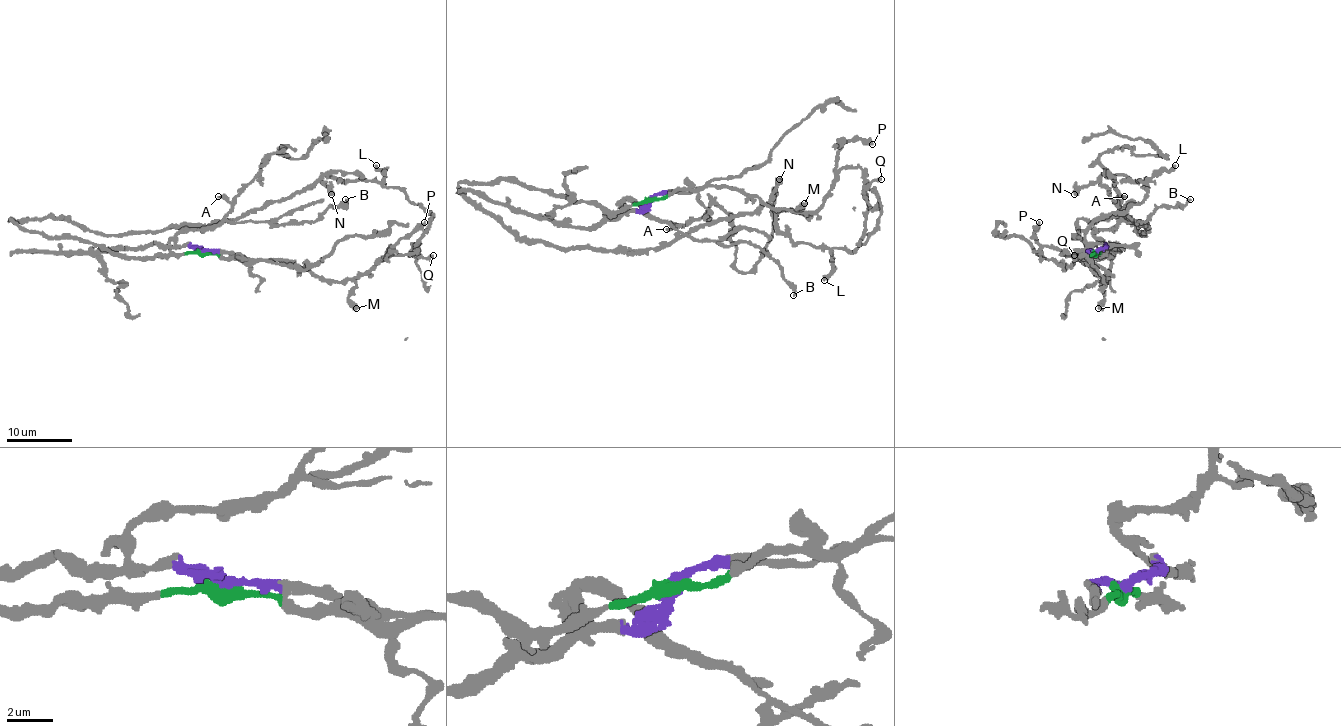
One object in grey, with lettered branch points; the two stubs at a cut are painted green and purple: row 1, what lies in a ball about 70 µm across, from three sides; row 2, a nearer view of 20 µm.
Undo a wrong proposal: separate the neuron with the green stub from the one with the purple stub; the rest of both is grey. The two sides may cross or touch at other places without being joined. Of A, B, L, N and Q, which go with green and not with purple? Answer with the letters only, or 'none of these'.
L, N, Q

